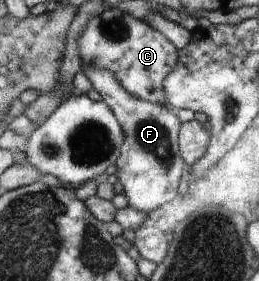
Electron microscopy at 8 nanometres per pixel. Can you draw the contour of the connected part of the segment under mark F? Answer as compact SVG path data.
M88 64L83 66L83 70L93 89L114 112L122 129L124 142L120 146L120 156L115 162L115 175L123 186L122 194L127 200L128 207L148 215L150 210L160 208L178 192L178 180L184 172L184 162L180 158L179 148L180 122L168 107L140 100L126 92L116 80L116 76L106 68L96 68Z

